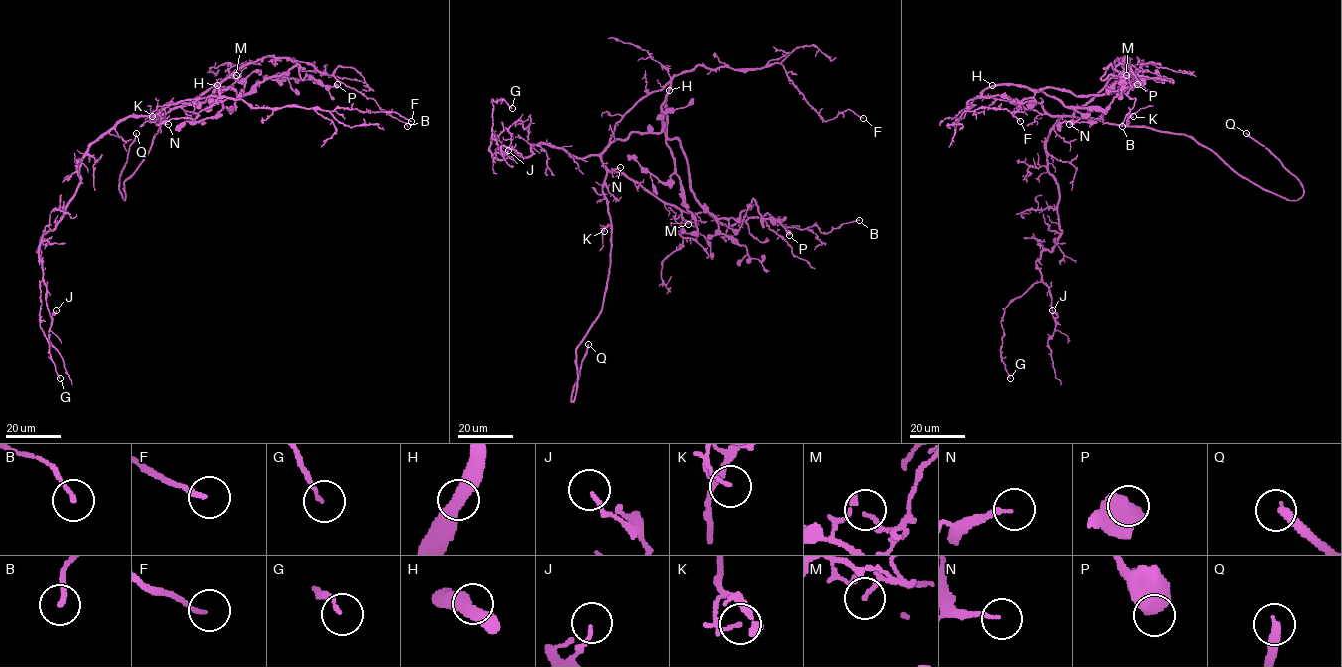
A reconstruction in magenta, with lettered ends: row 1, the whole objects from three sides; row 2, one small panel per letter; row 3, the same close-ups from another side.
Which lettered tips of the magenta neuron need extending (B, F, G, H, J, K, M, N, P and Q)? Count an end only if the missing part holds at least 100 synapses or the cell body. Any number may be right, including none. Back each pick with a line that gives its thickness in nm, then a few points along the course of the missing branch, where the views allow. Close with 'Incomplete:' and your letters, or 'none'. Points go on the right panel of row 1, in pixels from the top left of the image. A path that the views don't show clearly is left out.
Q: 300 nm thick; missing branch runs (1246, 133), (1239, 124), (1190, 102), (1176, 91)
Incomplete: Q

